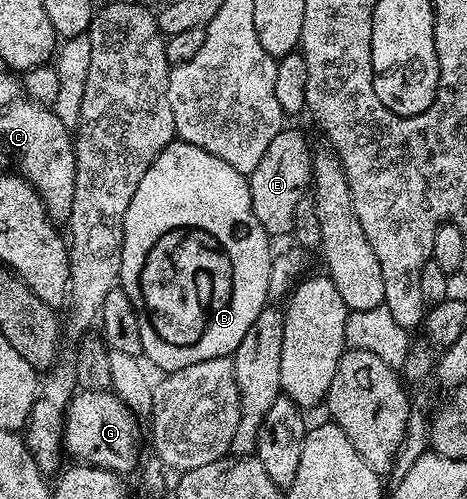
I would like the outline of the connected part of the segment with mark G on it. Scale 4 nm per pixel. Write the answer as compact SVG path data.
M112 390L78 391L65 411L64 451L68 455L70 452L74 456L72 459L82 464L126 474L133 467L136 469L142 459L141 432L137 429L137 420L138 417Z

